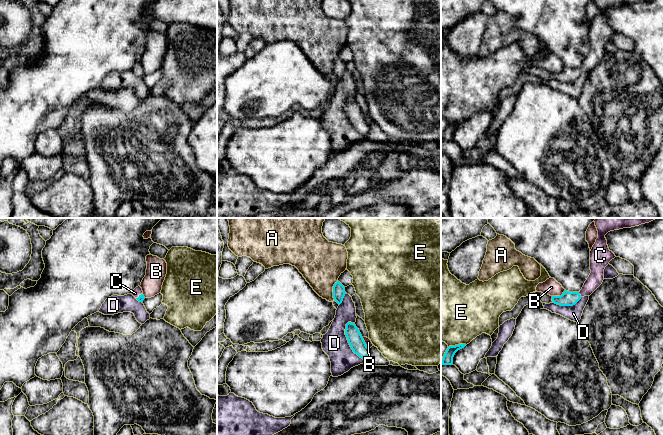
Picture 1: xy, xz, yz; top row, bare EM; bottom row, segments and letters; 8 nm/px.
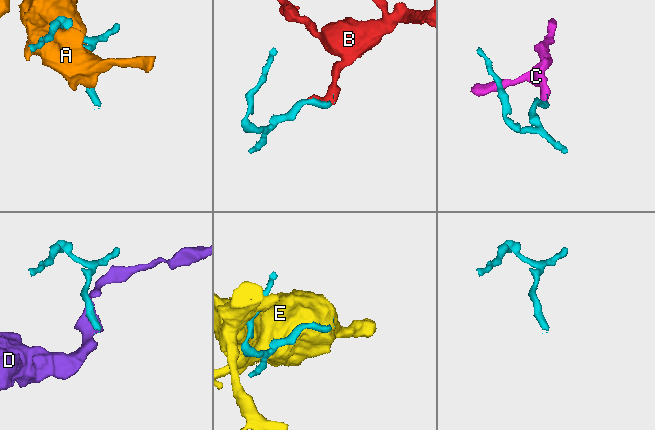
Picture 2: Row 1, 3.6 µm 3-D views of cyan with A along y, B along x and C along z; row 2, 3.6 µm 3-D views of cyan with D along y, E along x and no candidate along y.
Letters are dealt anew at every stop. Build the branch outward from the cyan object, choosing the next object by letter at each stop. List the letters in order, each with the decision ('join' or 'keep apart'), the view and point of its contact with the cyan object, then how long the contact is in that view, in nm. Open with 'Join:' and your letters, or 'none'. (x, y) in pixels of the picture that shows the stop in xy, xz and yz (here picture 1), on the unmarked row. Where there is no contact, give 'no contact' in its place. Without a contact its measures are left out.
Join: C
A: keep apart | xz (333, 66) | 160 nm
B: keep apart | yz (558, 72) | 120 nm
C: join | yz (579, 70) | 50 nm
D: keep apart | xz (348, 117) | 340 nm
E: keep apart | yz (457, 121) | 150 nm

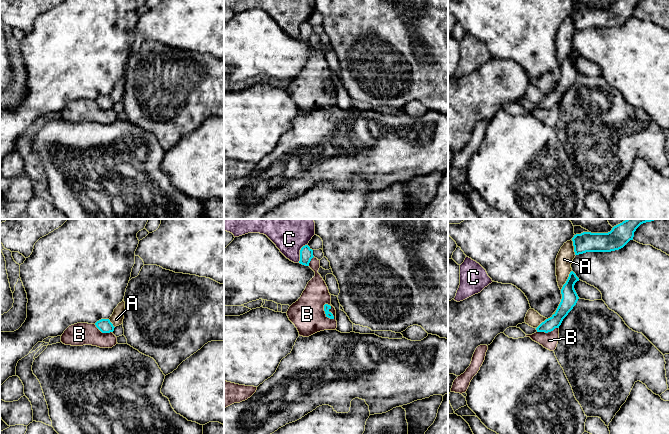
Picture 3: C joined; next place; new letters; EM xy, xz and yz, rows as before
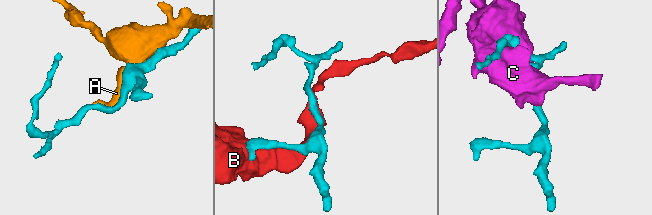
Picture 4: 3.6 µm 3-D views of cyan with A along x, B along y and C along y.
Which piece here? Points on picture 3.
Join: none
A: keep apart | yz (567, 56) | 180 nm
B: keep apart | xz (328, 86) | 150 nm
C: keep apart | xz (300, 28) | 170 nm

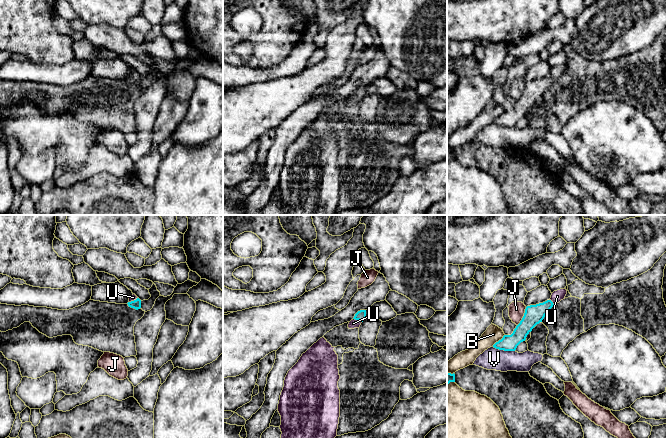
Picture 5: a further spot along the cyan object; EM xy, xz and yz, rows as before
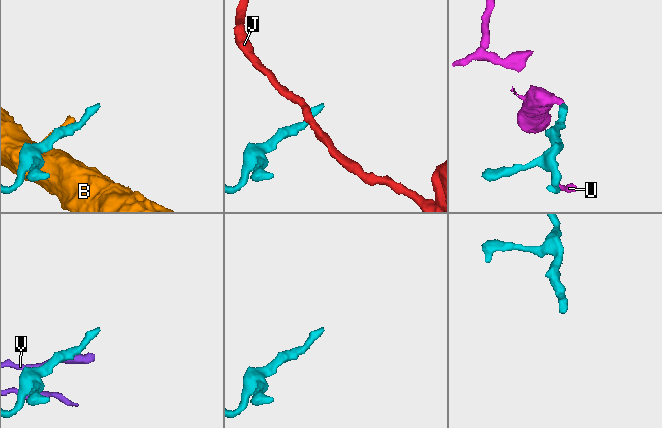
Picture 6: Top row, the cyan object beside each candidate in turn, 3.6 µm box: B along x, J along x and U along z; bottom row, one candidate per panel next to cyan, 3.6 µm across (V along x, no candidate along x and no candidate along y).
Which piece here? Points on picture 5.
Join: U
B: keep apart | yz (499, 116) | 140 nm
J: keep apart | yz (523, 92) | 170 nm
U: join | xz (357, 95) | 80 nm
V: keep apart | yz (503, 125) | 190 nm

